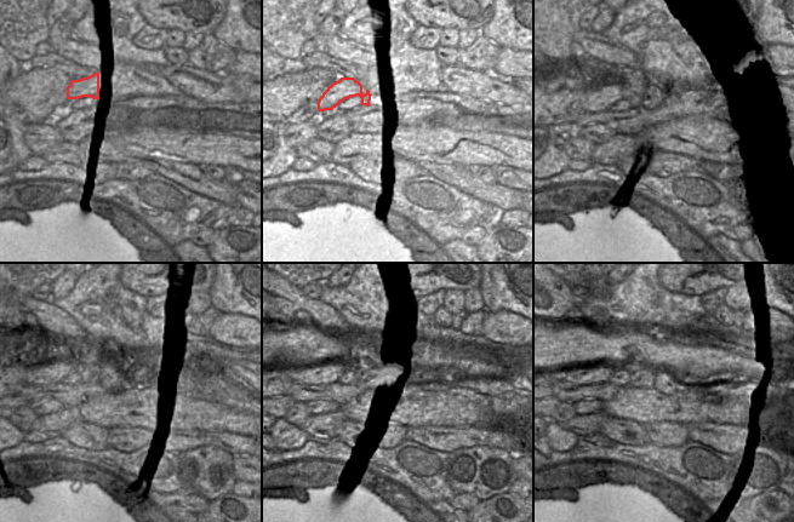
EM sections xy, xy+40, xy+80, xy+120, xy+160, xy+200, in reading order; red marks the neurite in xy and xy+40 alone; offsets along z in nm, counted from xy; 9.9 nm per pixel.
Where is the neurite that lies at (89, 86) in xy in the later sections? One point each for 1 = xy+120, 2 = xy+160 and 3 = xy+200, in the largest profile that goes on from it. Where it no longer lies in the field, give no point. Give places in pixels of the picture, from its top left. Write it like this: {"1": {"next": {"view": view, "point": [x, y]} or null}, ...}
{"1": {"next": {"view": "xy+120", "point": [49, 373]}}, "2": {"next": {"view": "xy+160", "point": [324, 373]}}, "3": {"next": {"view": "xy+200", "point": [582, 376]}}}

